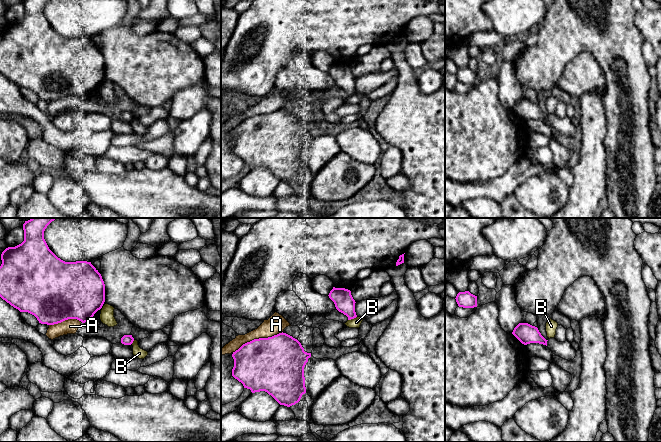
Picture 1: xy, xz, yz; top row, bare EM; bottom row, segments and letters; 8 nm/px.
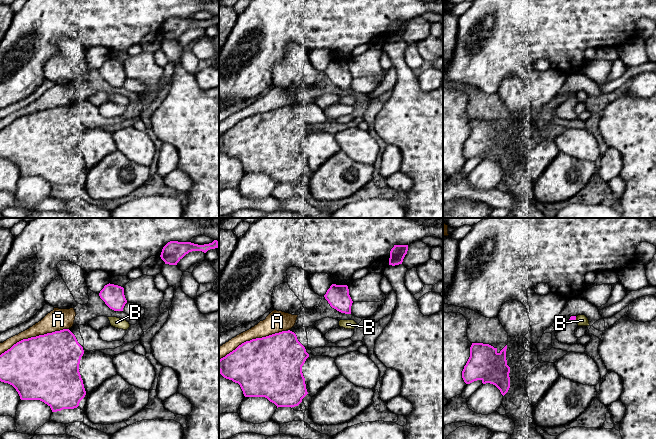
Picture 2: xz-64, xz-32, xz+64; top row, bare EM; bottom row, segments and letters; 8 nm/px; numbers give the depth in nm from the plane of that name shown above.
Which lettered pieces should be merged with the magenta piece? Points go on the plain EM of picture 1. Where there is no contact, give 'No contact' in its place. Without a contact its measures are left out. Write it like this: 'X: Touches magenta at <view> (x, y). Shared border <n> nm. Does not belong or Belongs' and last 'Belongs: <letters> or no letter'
A: Touches magenta at xz (257, 115). Shared border 440 nm. Does not belong
B: Touches magenta at xz (352, 94). Shared border 80 nm. Does not belong
Belongs: no letter

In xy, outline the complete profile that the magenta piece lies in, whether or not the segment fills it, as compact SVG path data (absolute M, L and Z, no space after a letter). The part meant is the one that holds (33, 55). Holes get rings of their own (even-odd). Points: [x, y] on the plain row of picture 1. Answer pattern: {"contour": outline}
{"contour": "M23 0L24 17L2 28L0 73L20 88L34 91L41 100L54 101L68 95L77 95L82 99L89 98L105 78L105 60L102 52L91 38L65 38L58 34L44 15L44 7L48 1Z"}

